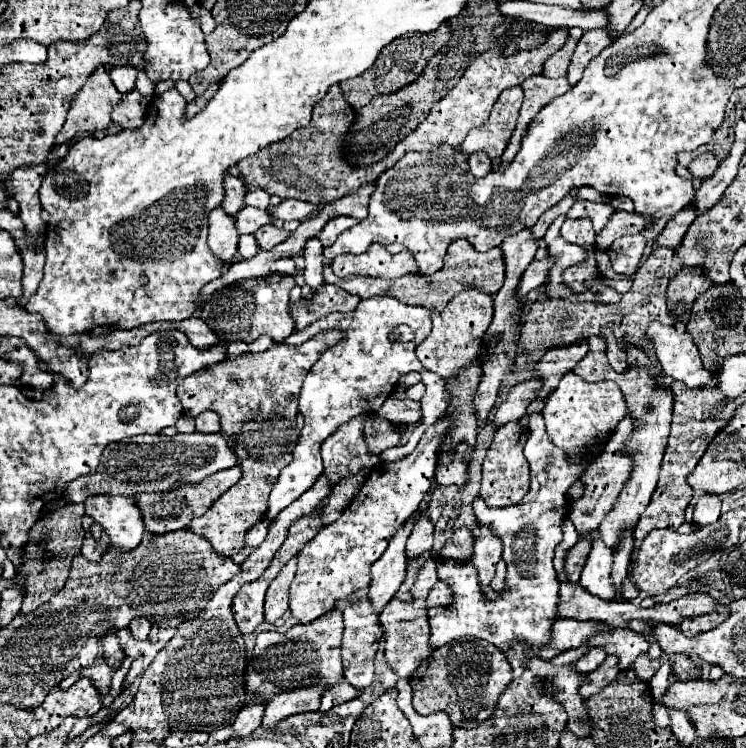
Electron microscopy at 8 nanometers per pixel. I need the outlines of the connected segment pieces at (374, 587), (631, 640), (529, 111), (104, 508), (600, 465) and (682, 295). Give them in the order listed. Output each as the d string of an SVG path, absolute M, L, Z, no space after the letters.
M419 511L391 537L387 551L373 563L371 567L371 583L369 583L369 601L371 607L379 613L399 591L399 585L405 579L405 565L407 565L407 555L405 555L405 541L411 533L411 527L415 523L415 517Z
M613 629L611 633L599 633L591 637L591 645L603 647L607 655L617 655L619 669L629 669L635 657L643 655L649 649L649 641L643 633L635 633L631 629Z
M535 75L527 81L523 81L521 87L525 91L525 101L523 101L523 107L521 107L521 113L519 113L515 133L511 135L511 141L509 141L507 149L501 155L501 163L507 163L515 157L515 153L519 149L519 143L521 143L521 137L523 137L527 125L531 123L531 119L537 115L537 111L543 105L547 105L549 101L553 101L555 97L569 91L569 83L567 83L565 77L549 79L549 77L543 77L543 75Z
M93 495L85 501L85 513L91 515L107 531L111 551L127 553L135 549L145 533L141 511L131 497Z
M627 415L615 429L615 433L611 435L611 439L607 441L605 449L587 465L587 469L581 475L581 481L585 485L585 493L583 497L579 497L577 501L571 503L571 521L577 527L577 531L581 535L589 535L591 531L595 531L601 523L601 519L611 511L613 503L617 501L619 493L623 491L623 485L627 485L629 477L631 477L631 469L633 469L633 457L627 451L627 441L629 437L635 433L635 417Z
M683 267L667 287L667 309L675 323L687 323L691 307L699 295L711 287L711 281L695 267Z

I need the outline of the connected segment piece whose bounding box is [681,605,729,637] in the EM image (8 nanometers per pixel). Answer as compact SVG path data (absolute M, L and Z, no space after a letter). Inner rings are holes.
M719 605L717 611L707 613L707 615L699 615L699 617L691 617L691 619L683 619L681 623L681 631L687 637L693 637L695 633L703 633L709 629L715 629L717 625L721 625L729 615L729 607L727 605Z

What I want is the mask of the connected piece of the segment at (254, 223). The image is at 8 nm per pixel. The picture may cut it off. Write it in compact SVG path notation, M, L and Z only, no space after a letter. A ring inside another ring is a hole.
M243 207L237 215L235 215L235 229L245 235L245 233L255 233L259 227L271 223L271 217L267 215L267 211L255 209L255 207Z

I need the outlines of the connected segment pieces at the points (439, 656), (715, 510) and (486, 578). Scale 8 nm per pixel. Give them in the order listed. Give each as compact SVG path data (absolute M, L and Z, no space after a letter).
M461 637L431 653L423 665L411 675L413 705L421 715L445 711L453 727L473 729L483 719L491 717L497 697L513 679L511 665L501 649L477 637Z
M703 495L693 511L693 525L705 527L713 525L721 517L721 497L719 495Z
M477 527L477 529L473 529L473 533L475 533L475 553L473 553L471 563L477 569L479 585L485 589L485 587L489 587L489 583L495 575L495 565L501 559L503 545L501 545L499 537L495 537L495 533L487 527Z

